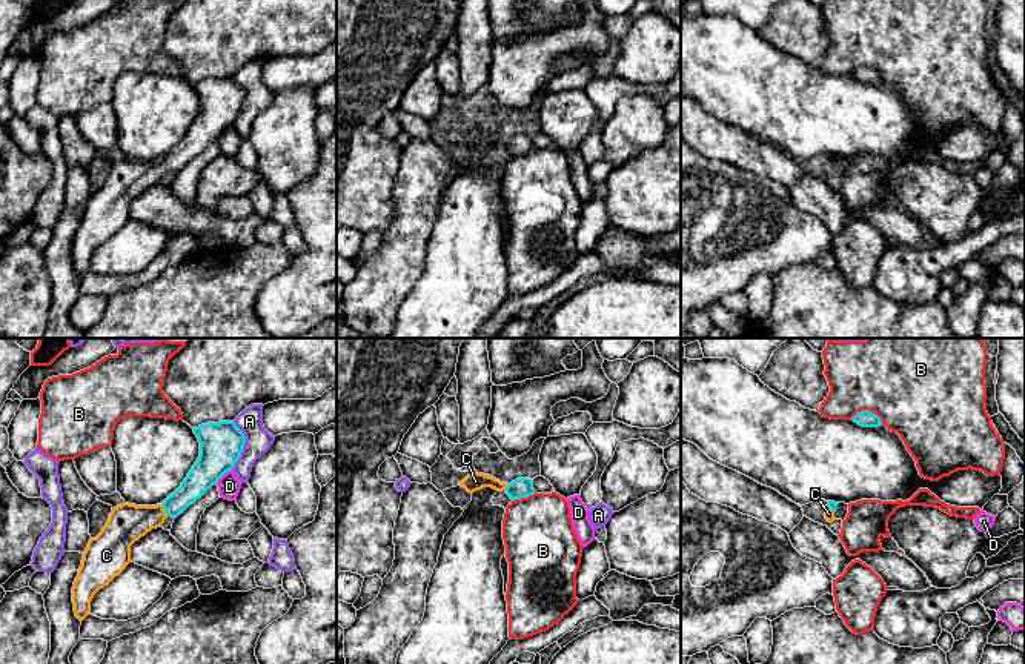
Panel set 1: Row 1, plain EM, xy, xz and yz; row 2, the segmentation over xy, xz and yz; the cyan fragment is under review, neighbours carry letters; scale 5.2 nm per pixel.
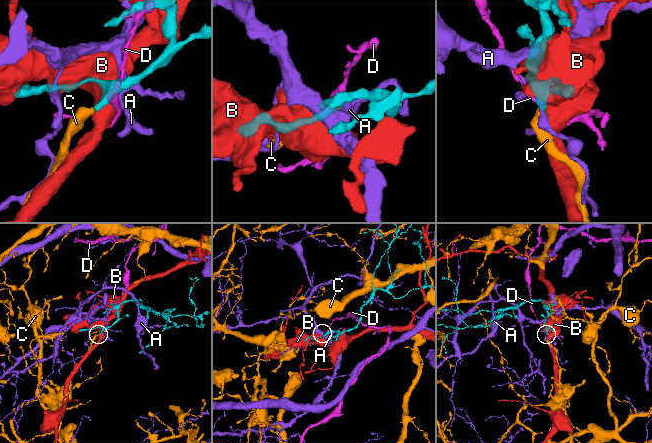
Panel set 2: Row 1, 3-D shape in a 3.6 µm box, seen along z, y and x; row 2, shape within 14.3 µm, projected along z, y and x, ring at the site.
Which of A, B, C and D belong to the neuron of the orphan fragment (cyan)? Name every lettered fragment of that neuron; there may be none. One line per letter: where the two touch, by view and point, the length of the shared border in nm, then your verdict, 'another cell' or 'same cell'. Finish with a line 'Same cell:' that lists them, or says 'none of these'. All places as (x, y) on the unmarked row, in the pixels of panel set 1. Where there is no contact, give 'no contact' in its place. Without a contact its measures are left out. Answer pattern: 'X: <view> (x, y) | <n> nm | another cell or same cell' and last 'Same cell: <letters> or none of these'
A: xy (243, 102) | 260 nm | another cell
B: yz (869, 66) | 170 nm | another cell
C: xy (165, 165) | 80 nm | same cell
D: xy (223, 129) | 120 nm | another cell
Same cell: C

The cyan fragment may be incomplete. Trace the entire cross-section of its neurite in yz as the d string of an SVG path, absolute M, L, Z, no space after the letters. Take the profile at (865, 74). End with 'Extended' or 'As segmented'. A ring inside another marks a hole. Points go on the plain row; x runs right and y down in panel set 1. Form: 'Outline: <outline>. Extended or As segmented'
Outline: M870 66L857 68L853 72L853 77L857 78L859 81L862 81L862 83L879 83L879 81L882 81L881 74Z. As segmented

